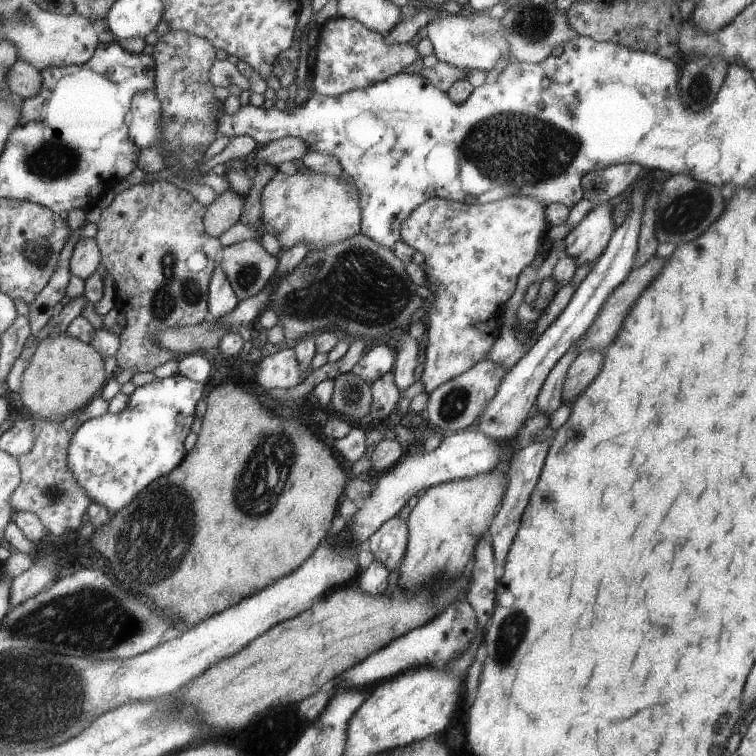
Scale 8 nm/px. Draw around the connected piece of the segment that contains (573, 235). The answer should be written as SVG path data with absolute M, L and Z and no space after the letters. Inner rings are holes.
M607 202L594 207L565 237L566 254L574 257L578 267L588 262L592 268L606 250L616 228L613 208Z

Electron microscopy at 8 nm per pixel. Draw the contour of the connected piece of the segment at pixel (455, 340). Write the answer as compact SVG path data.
M522 195L498 199L490 204L473 205L434 197L416 208L403 223L403 240L425 256L427 282L435 296L434 304L428 303L425 311L428 341L421 380L428 394L442 383L461 375L484 360L496 340L500 324L499 321L484 320L498 316L498 304L505 304L514 294L520 272L537 258L537 252L547 236L544 233L544 228L548 226L545 221L545 208L542 201Z

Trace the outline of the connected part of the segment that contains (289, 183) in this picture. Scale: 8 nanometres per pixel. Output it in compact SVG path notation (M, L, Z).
M278 170L262 189L261 207L265 232L278 236L281 252L298 241L308 241L310 251L324 249L361 232L359 192L348 176L339 179L314 171L287 175Z

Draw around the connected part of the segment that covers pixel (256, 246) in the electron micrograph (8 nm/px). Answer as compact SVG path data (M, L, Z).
M247 239L224 248L218 264L241 301L264 290L277 270L278 261L258 240Z

